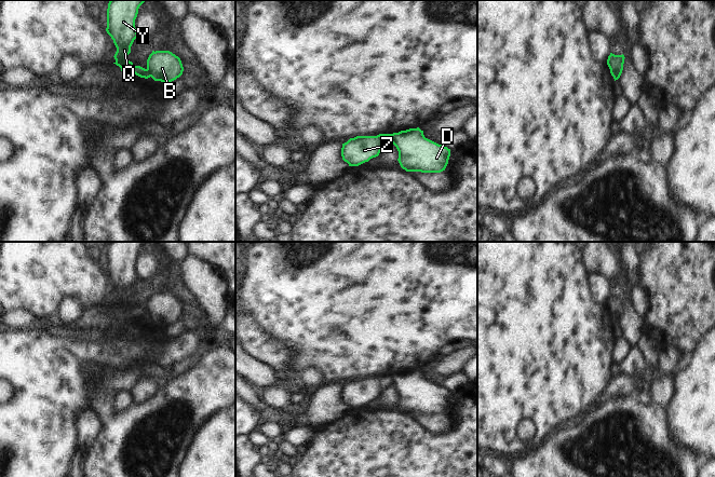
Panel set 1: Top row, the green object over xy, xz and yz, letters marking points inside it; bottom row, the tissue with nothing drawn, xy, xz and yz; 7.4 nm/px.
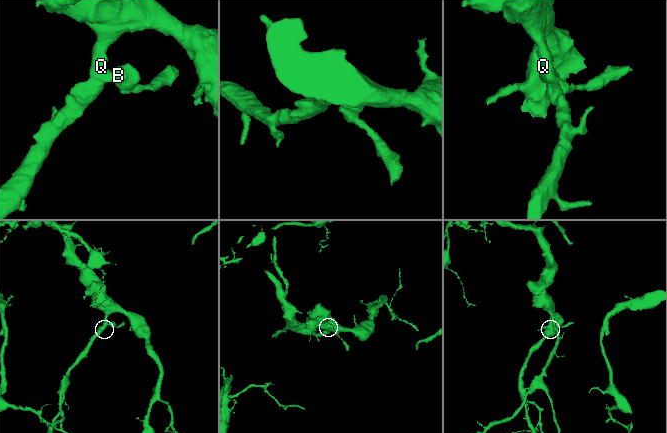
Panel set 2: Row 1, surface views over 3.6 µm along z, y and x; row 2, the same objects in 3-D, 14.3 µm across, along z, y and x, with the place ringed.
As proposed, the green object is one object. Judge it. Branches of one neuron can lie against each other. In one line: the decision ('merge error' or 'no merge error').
merge error

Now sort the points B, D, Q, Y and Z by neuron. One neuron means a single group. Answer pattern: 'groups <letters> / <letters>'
groups B D / Q Y Z

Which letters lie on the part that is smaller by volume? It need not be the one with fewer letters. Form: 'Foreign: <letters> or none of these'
Foreign: B, D

